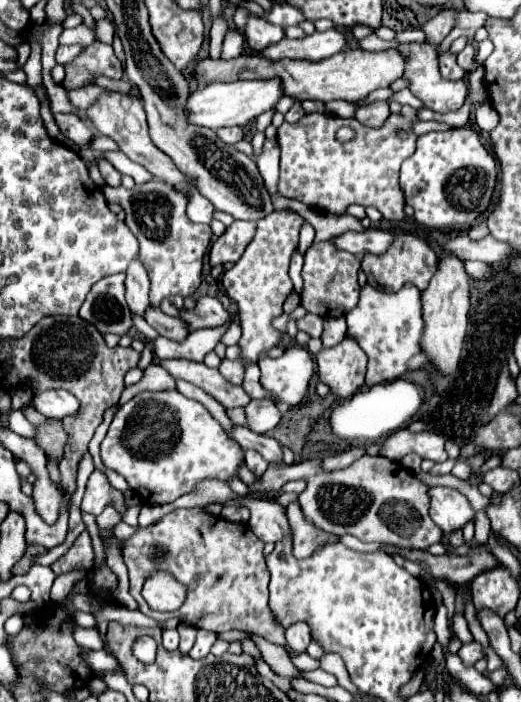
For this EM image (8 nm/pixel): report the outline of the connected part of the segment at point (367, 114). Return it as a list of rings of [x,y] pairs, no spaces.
[[[384,100],[370,102],[364,106],[356,104],[356,112],[354,112],[354,118],[366,126],[382,126],[388,116],[390,116],[390,110]]]

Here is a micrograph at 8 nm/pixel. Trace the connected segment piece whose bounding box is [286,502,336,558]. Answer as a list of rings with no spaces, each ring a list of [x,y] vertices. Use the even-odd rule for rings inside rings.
[[[290,502],[288,508],[286,508],[286,512],[288,512],[290,526],[294,530],[294,556],[296,558],[306,558],[318,546],[328,544],[328,542],[336,542],[336,536],[326,534],[326,532],[314,528],[310,522],[304,520],[298,502]]]

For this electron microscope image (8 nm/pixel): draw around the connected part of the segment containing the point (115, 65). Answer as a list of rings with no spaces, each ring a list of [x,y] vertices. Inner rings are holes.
[[[94,42],[90,44],[74,62],[66,64],[66,78],[62,82],[64,88],[80,88],[90,84],[96,76],[108,76],[120,80],[124,76],[124,68],[110,44]]]

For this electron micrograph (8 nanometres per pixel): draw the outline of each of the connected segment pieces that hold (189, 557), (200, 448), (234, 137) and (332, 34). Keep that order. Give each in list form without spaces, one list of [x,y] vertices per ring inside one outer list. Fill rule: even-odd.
[[[178,508],[156,524],[140,528],[124,540],[122,558],[130,576],[130,594],[140,604],[140,612],[164,620],[176,616],[196,628],[222,634],[228,630],[254,632],[266,640],[284,646],[284,628],[276,624],[268,608],[268,582],[270,572],[264,562],[264,542],[250,530],[248,524],[228,522],[202,508]],[[154,570],[166,570],[188,588],[186,602],[176,612],[156,612],[146,608],[140,590],[146,576]]]
[[[146,390],[122,404],[112,418],[106,438],[102,440],[100,456],[108,468],[126,478],[138,496],[154,504],[170,504],[180,496],[194,492],[198,482],[208,478],[228,484],[232,478],[238,478],[240,464],[244,462],[244,450],[226,436],[224,428],[212,418],[212,414],[200,402],[182,396],[178,390]],[[122,442],[132,442],[132,452]]]
[[[220,128],[220,130],[216,130],[216,134],[218,134],[218,138],[222,140],[222,142],[226,142],[226,144],[236,144],[238,140],[242,140],[242,128]]]
[[[326,30],[326,32],[314,32],[312,36],[304,36],[300,40],[282,38],[280,42],[268,46],[260,54],[266,56],[272,62],[292,58],[292,60],[324,60],[336,52],[340,52],[346,46],[344,34],[338,30]]]

